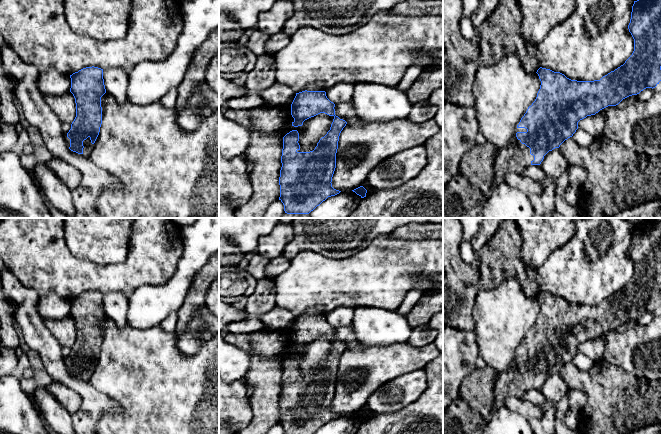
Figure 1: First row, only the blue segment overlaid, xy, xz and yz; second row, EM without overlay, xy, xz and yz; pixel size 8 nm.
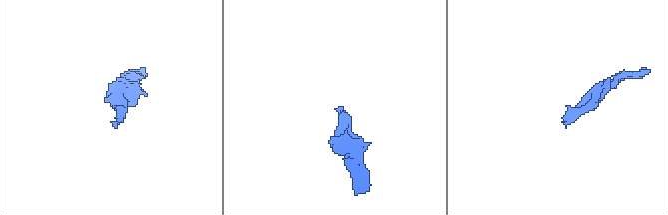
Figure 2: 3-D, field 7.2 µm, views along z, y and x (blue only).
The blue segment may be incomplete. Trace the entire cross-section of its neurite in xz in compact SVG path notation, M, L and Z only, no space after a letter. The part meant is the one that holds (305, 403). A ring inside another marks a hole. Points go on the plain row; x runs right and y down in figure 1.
M302 315L296 317L291 328L291 339L294 342L292 350L302 350L303 346L320 337L333 340L330 354L322 361L313 375L300 376L299 357L292 354L283 361L283 373L281 380L282 391L280 394L279 424L284 429L284 434L314 434L328 421L335 420L341 415L332 411L332 401L336 392L336 377L339 360L347 346L335 339L335 328L331 326L325 315Z

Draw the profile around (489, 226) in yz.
M483 218L480 230L474 236L471 246L474 252L479 252L493 237L505 218Z

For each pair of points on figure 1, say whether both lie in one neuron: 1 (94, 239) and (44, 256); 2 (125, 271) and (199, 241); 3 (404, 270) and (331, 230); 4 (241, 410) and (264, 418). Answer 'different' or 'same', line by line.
1: different
2: different
3: different
4: different

